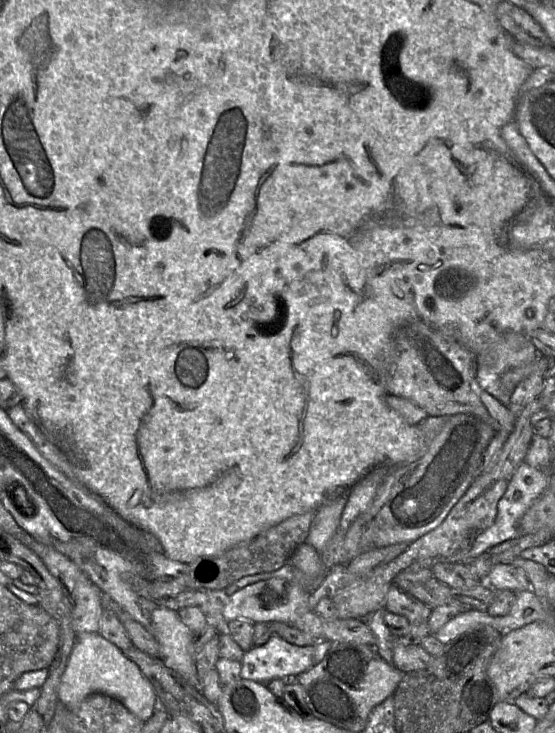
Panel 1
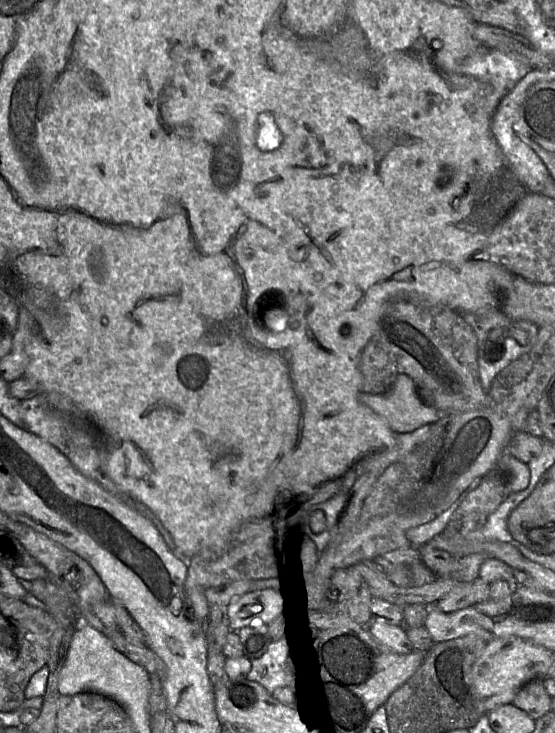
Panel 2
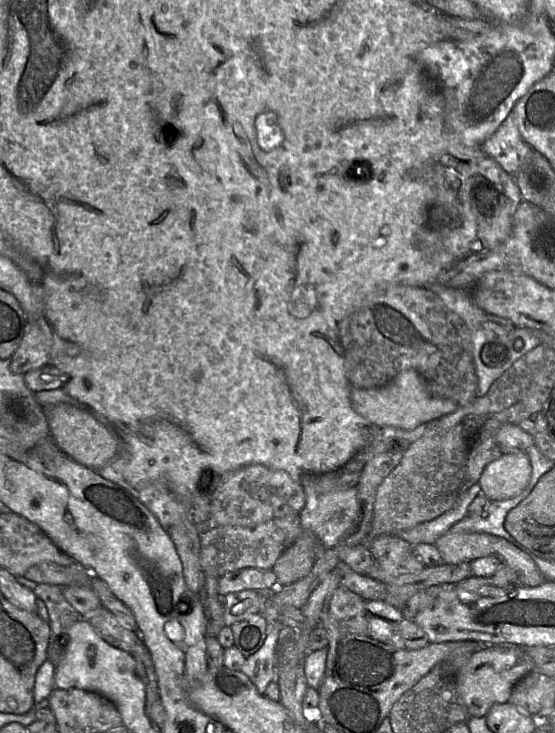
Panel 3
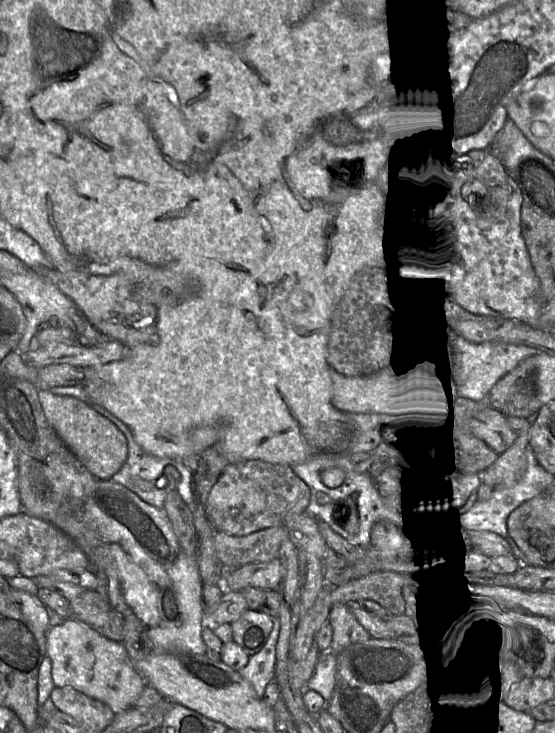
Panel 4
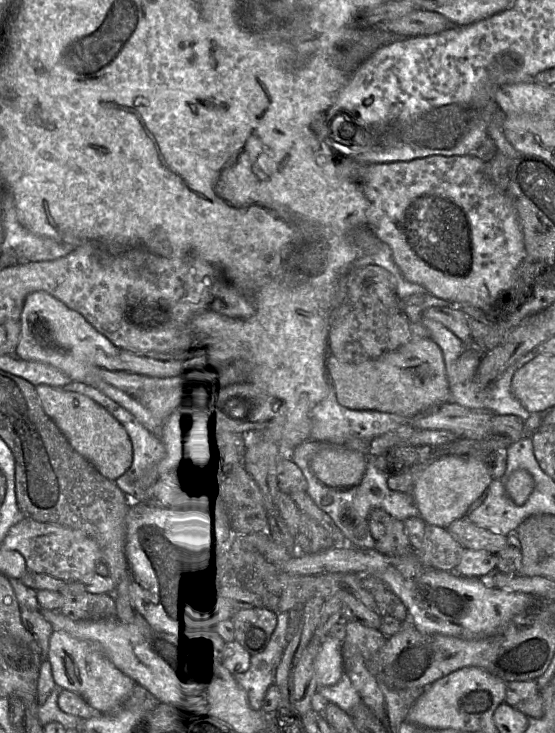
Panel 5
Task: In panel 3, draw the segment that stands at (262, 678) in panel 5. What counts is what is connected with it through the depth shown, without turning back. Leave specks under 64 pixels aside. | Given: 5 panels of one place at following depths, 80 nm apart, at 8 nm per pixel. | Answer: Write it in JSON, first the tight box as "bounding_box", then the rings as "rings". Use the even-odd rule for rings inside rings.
{"bounding_box":[241,625,280,694],"rings":[[[270,625],[263,646],[253,655],[247,657],[241,672],[248,676],[260,694],[264,694],[278,674],[278,647],[280,625]]]}

